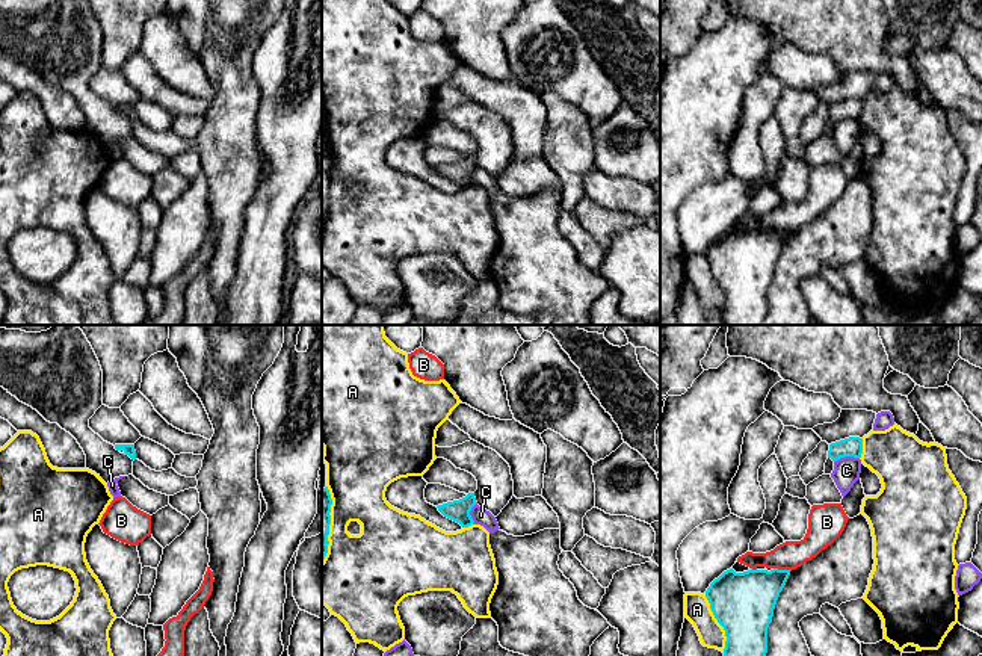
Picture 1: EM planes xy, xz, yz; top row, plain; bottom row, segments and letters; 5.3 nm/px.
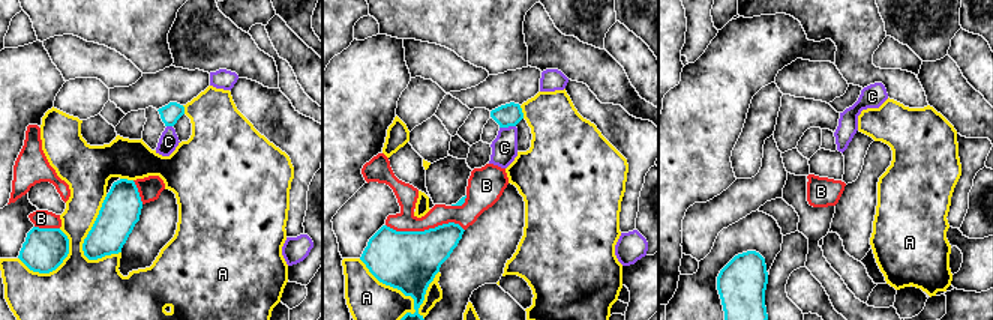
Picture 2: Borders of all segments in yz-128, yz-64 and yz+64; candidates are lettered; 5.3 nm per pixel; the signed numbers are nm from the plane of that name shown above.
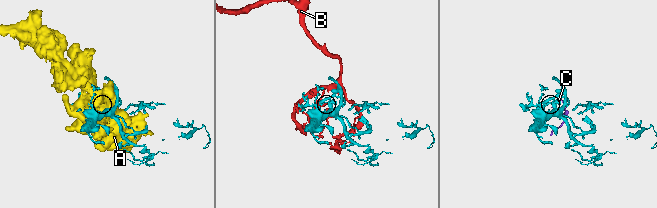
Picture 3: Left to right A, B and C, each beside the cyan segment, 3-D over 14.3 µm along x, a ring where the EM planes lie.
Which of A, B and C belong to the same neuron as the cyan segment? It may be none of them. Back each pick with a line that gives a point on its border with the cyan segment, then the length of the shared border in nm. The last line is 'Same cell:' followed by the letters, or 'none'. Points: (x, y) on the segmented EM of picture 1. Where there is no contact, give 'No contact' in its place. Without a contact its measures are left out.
Same cell: none

